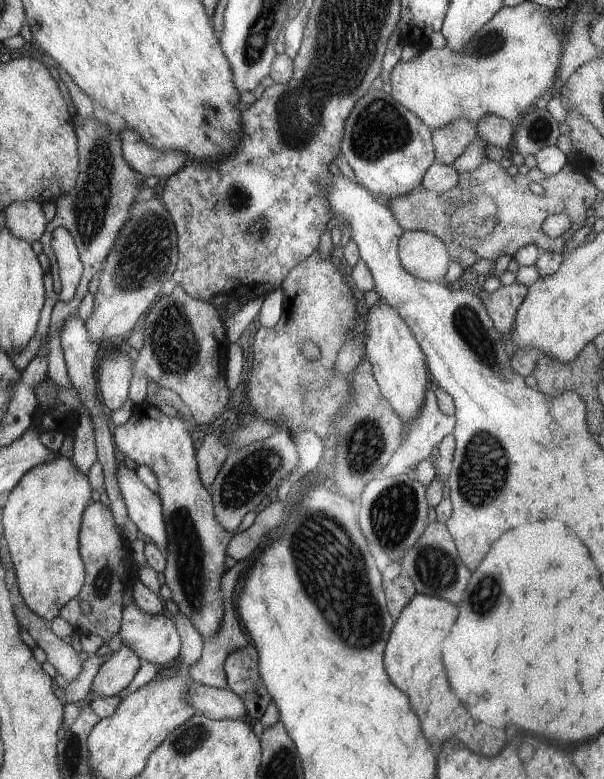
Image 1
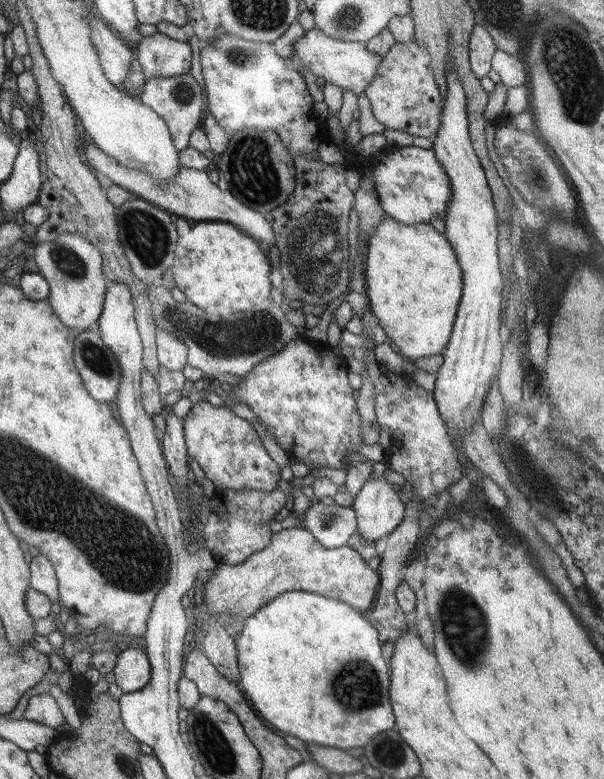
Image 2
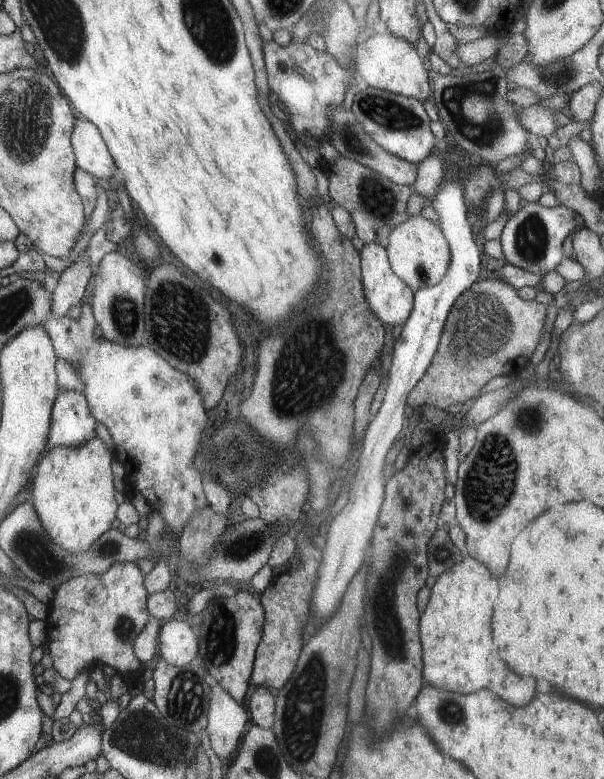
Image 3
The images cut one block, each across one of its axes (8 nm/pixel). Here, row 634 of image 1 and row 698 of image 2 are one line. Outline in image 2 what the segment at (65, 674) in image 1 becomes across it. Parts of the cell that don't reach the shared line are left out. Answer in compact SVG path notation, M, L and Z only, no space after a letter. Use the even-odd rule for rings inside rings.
M45 693L31 696L21 718L56 730L65 723L55 698Z

